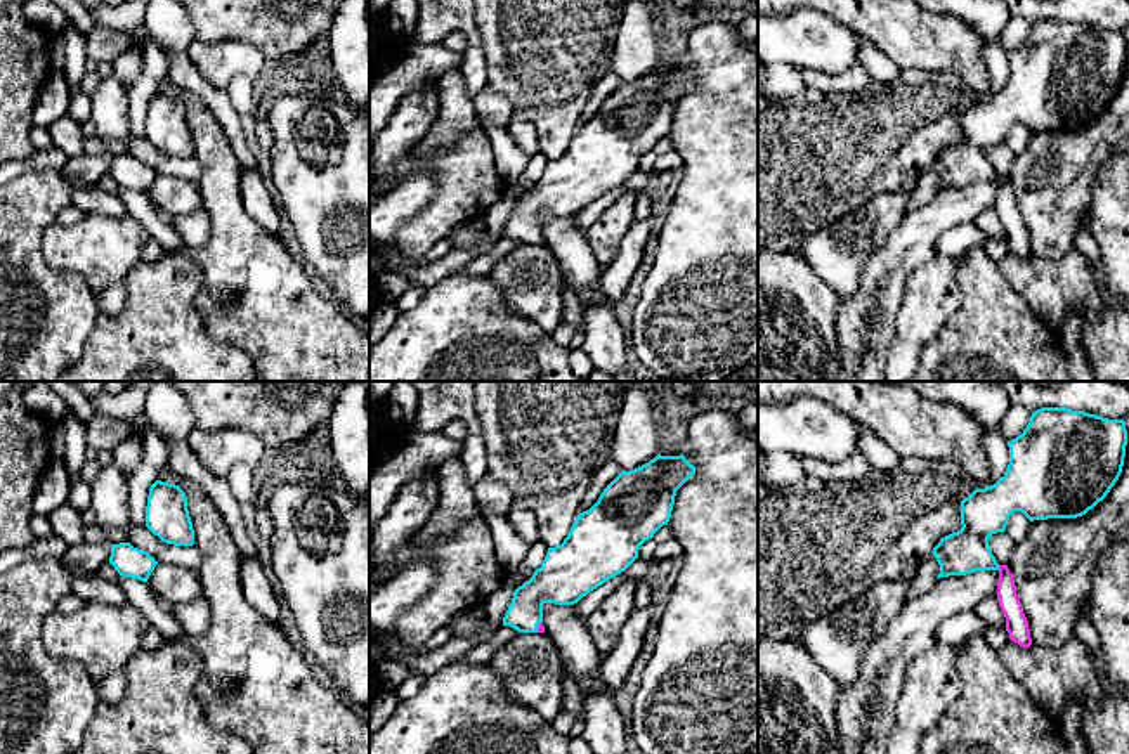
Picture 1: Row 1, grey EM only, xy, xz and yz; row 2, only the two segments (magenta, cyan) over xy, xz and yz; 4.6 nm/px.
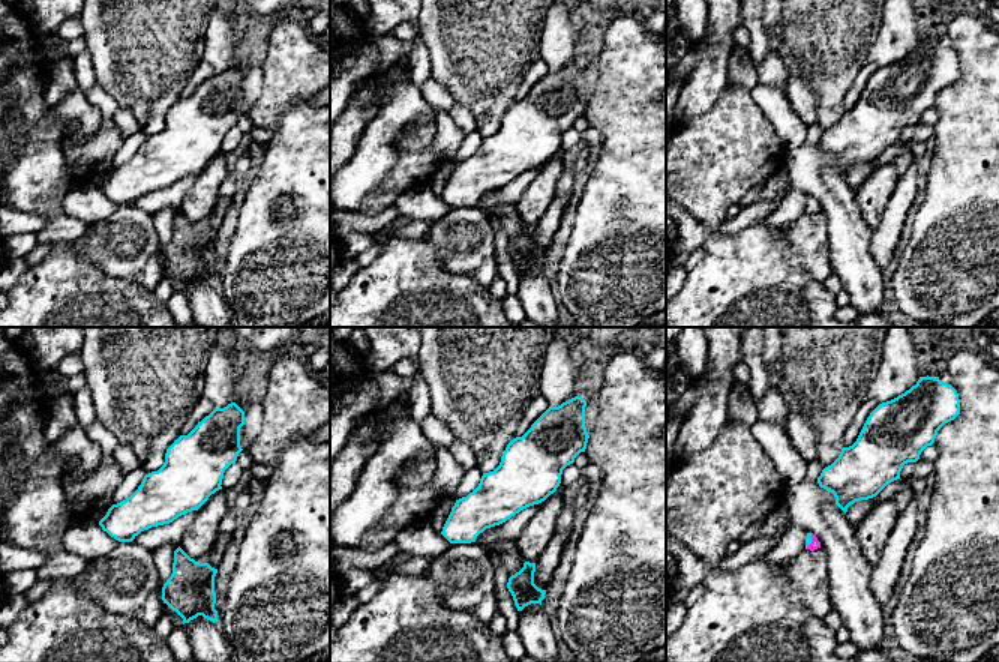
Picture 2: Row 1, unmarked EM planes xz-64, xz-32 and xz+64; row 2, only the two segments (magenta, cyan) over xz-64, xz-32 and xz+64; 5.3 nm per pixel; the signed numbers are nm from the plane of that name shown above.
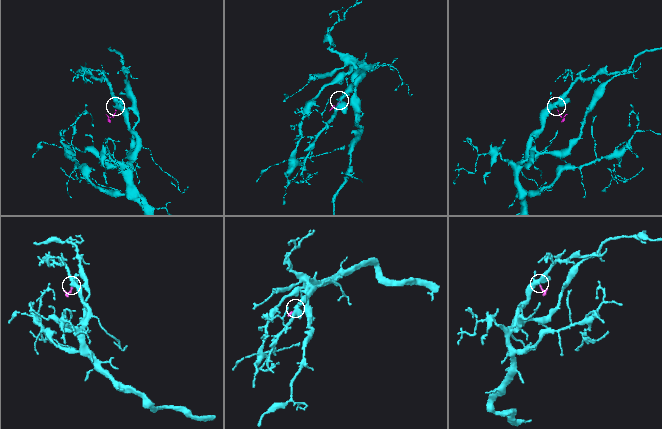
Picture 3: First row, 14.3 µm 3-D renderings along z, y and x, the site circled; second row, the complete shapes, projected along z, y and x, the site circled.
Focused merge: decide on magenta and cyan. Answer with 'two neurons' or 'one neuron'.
one neuron

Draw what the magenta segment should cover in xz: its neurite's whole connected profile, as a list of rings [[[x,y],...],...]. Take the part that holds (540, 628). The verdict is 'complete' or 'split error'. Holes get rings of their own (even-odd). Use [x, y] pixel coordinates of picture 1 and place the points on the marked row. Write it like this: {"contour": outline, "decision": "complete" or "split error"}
{"contour": [[[657,454],[649,463],[621,471],[600,494],[598,501],[579,513],[562,544],[548,548],[532,577],[513,591],[503,626],[519,633],[545,633],[543,605],[574,605],[605,581],[624,572],[636,558],[640,546],[668,525],[676,491],[695,475],[695,466],[683,454]]], "decision": "split error"}

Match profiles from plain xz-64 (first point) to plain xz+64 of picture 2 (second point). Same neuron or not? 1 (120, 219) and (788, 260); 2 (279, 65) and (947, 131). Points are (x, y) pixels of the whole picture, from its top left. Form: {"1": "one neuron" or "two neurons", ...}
{"1": "two neurons", "2": "one neuron"}

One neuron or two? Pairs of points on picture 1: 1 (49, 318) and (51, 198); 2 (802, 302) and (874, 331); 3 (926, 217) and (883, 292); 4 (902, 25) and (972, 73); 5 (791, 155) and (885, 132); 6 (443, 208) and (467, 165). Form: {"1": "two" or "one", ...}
{"1": "one", "2": "two", "3": "one", "4": "one", "5": "one", "6": "one"}

